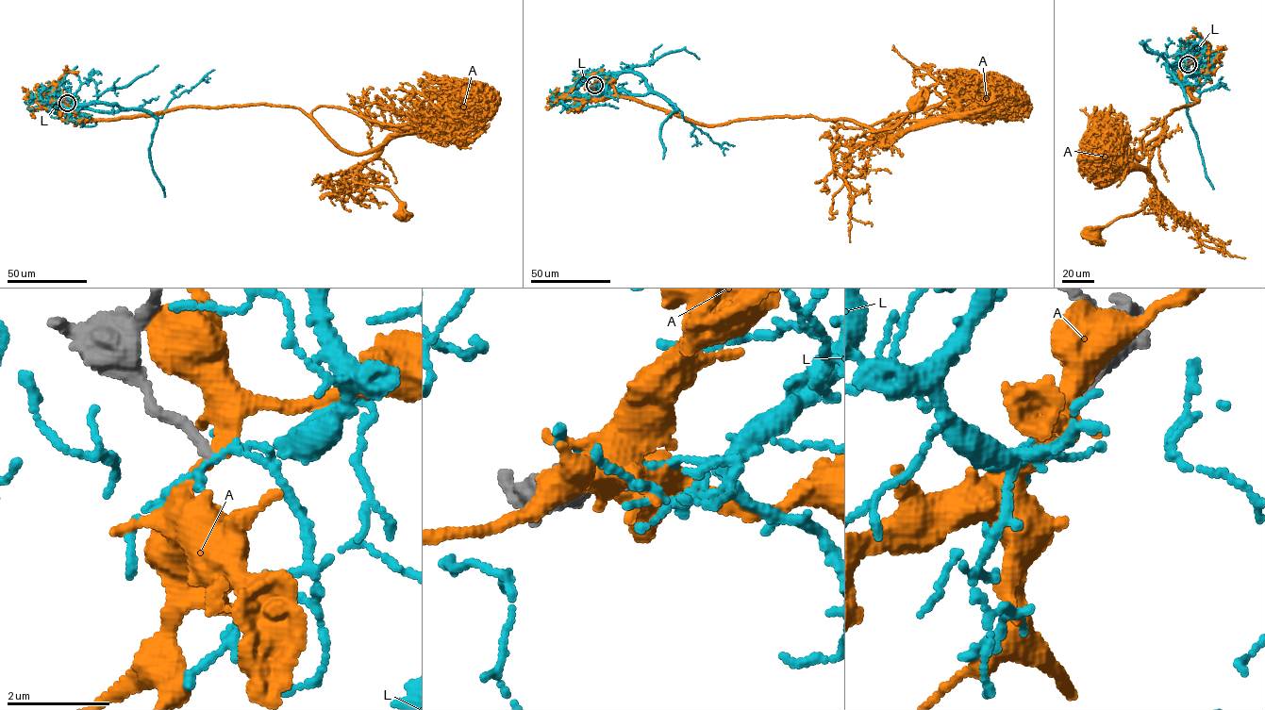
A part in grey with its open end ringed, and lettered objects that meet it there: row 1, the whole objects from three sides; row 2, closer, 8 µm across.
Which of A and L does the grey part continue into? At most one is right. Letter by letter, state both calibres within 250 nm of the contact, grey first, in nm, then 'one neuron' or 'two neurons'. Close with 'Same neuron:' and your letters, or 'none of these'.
A: 200 nm thick on the grey side, 300 nm on the other; two neurons
L: 200 nm thick on the grey side, 130 nm on the other; two neurons
Same neuron: none of these

